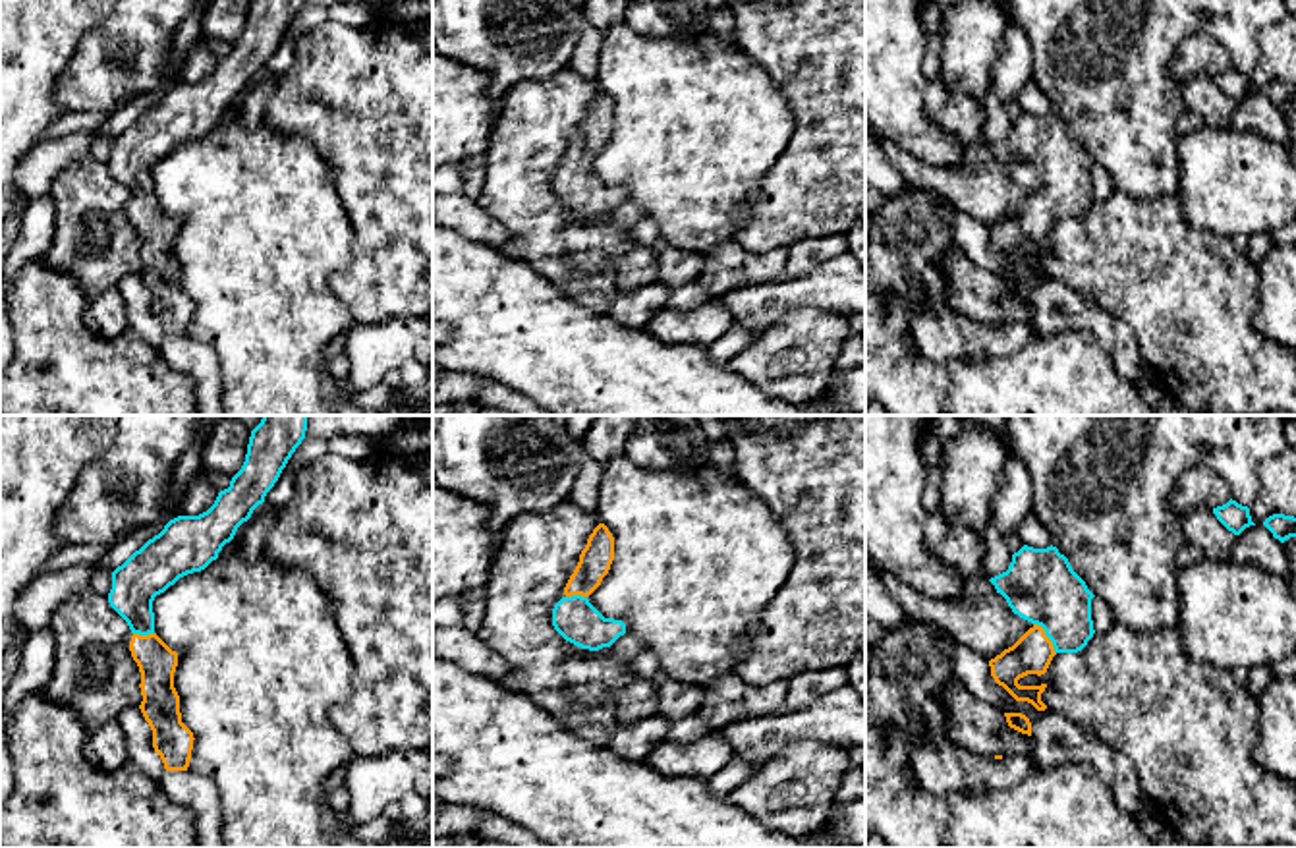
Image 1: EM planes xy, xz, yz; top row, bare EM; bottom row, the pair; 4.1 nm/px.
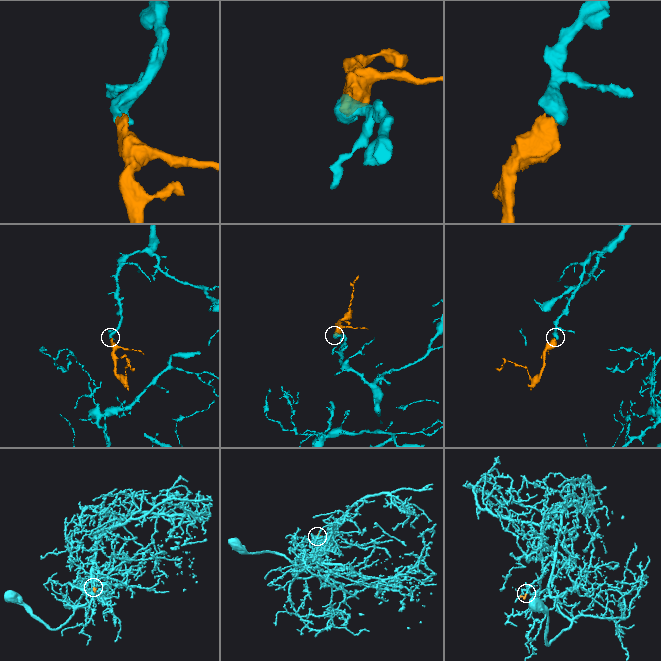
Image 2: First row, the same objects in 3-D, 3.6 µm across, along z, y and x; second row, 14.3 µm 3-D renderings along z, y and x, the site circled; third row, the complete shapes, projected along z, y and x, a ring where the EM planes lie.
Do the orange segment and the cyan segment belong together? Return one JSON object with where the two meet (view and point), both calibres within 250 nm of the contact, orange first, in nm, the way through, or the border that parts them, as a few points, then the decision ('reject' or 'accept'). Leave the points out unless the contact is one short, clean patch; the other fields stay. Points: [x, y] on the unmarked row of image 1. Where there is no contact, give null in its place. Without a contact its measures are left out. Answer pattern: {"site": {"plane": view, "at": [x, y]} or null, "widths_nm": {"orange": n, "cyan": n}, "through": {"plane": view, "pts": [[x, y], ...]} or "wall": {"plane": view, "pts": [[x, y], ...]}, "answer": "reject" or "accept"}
{"site": {"plane": "yz", "at": [1047, 205]}, "widths_nm": {"orange": 170, "cyan": 300}, "through": {"plane": "yz", "pts": [[1032, 221], [1047, 205], [1047, 163], [1040, 153]]}, "answer": "accept"}

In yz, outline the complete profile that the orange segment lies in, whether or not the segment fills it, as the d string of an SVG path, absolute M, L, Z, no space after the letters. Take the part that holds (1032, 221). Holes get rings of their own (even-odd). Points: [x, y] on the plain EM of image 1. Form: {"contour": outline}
{"contour": "M1024 112L1012 122L1006 139L989 147L997 160L1000 160L1014 182L1031 189L1033 193L1008 216L989 228L991 243L1016 269L1028 269L1037 278L1045 278L1041 261L1047 251L1020 253L1018 247L1028 241L1045 241L1057 220L1078 220L1093 205L1091 166L1095 164L1085 149L1072 137L1068 126L1057 114L1033 116Z"}

